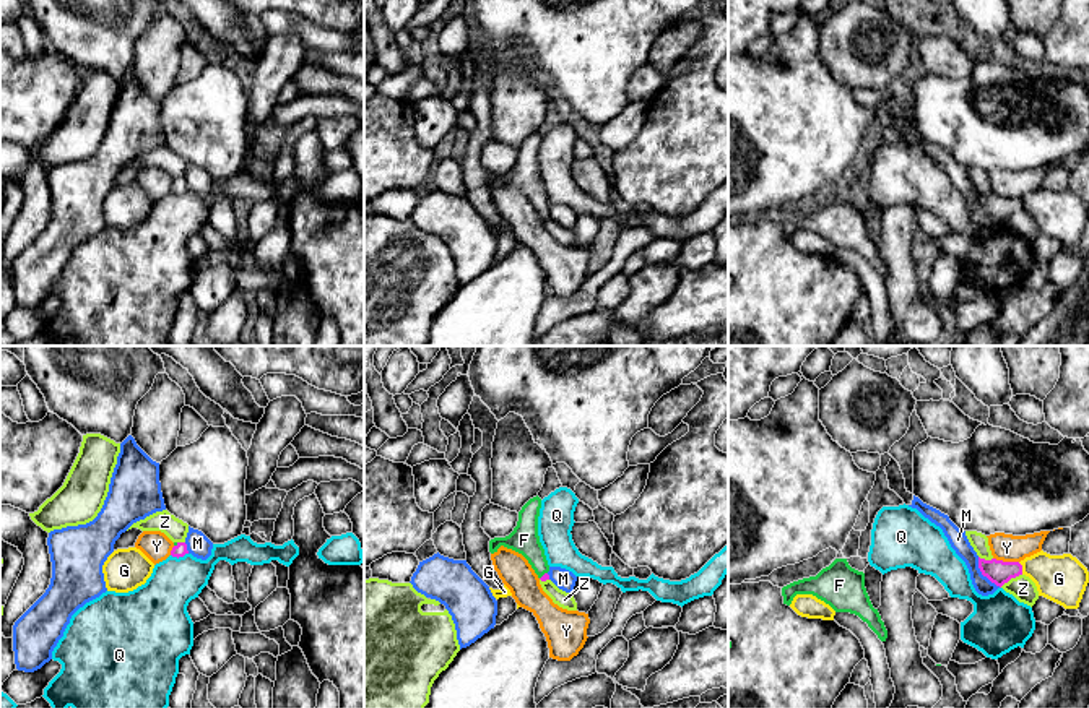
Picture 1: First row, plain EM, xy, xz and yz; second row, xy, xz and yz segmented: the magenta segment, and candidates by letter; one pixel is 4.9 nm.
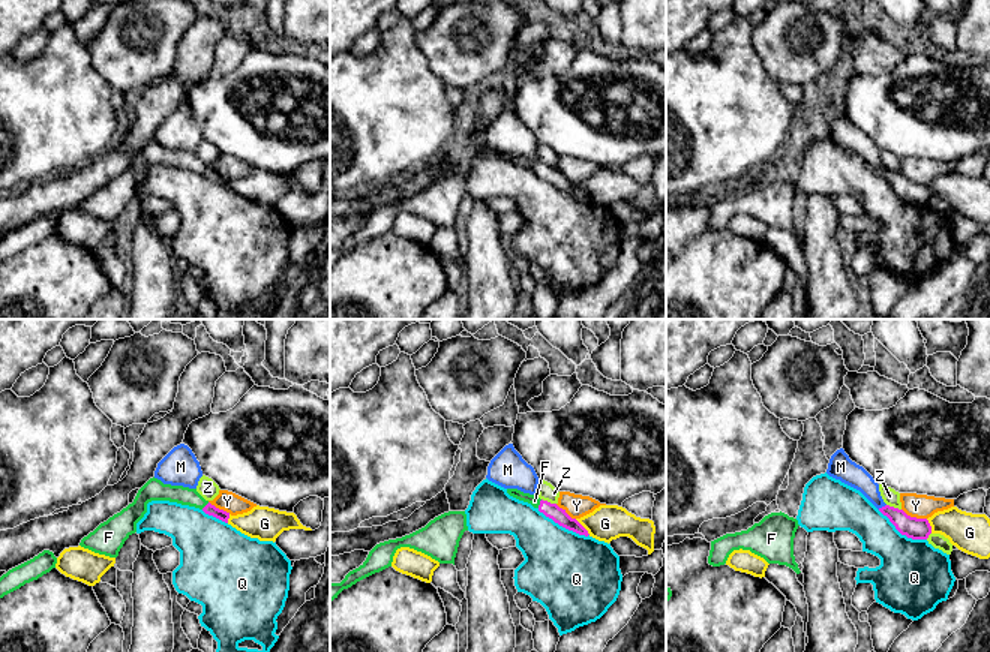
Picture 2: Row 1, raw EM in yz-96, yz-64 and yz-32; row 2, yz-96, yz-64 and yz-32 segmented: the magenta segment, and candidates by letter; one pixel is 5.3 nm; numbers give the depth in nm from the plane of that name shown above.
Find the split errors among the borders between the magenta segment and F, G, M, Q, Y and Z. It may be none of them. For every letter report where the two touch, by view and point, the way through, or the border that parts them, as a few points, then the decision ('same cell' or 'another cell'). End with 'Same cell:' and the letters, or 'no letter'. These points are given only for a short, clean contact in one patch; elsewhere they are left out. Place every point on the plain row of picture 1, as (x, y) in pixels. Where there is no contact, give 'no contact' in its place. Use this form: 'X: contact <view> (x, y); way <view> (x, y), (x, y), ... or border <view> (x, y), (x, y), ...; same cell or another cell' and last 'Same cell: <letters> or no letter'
F: contact xz (543, 211); way xz (545, 213), (543, 211), (533, 187), (524, 176); same cell
G: contact yz (1021, 205); another cell
M: contact yz (984, 211); border yz (977, 194), (980, 208), (1000, 223); another cell
Q: contact xy (179, 192); another cell
Y: contact yz (1006, 198); another cell
Z: contact yz (1010, 215); another cell
Same cell: F

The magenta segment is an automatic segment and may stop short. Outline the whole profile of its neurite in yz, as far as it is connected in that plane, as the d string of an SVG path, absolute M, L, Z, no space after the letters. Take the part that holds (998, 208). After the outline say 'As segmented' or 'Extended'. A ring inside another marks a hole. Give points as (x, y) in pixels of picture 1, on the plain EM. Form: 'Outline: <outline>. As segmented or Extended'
Outline: M978 193L978 205L983 213L1000 224L1011 214L1022 211L1022 201L1019 198L985 196Z. As segmented

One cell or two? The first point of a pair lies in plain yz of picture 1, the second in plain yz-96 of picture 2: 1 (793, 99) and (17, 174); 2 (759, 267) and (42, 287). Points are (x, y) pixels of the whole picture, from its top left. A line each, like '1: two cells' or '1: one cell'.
1: one cell
2: one cell

